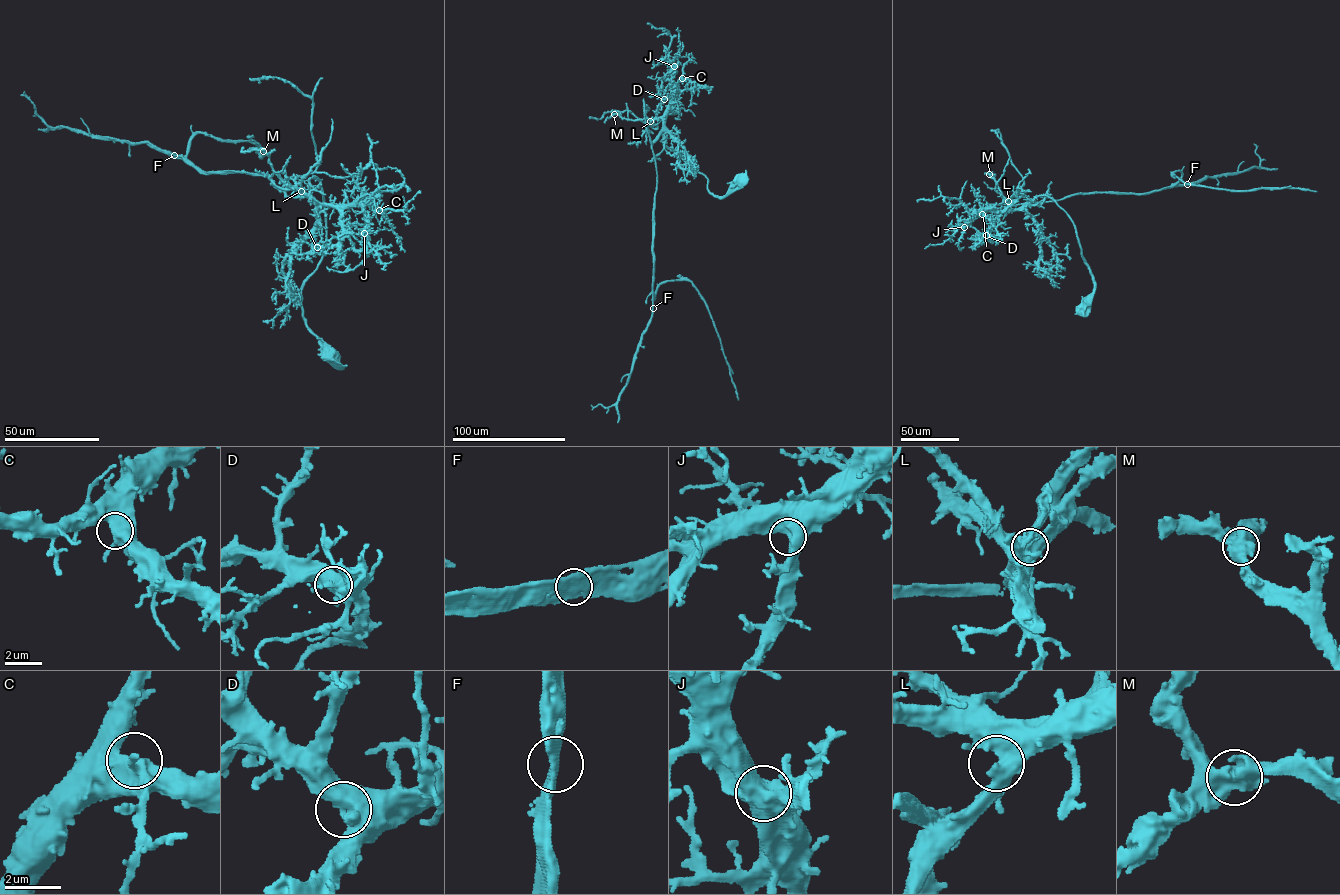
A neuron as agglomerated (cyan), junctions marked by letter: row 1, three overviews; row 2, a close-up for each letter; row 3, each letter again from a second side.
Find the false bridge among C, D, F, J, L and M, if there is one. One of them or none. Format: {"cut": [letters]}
{"cut": []}

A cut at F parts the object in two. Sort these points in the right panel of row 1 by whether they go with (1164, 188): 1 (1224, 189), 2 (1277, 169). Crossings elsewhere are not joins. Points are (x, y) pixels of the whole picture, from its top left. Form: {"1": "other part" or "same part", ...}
{"1": "same part", "2": "other part"}

